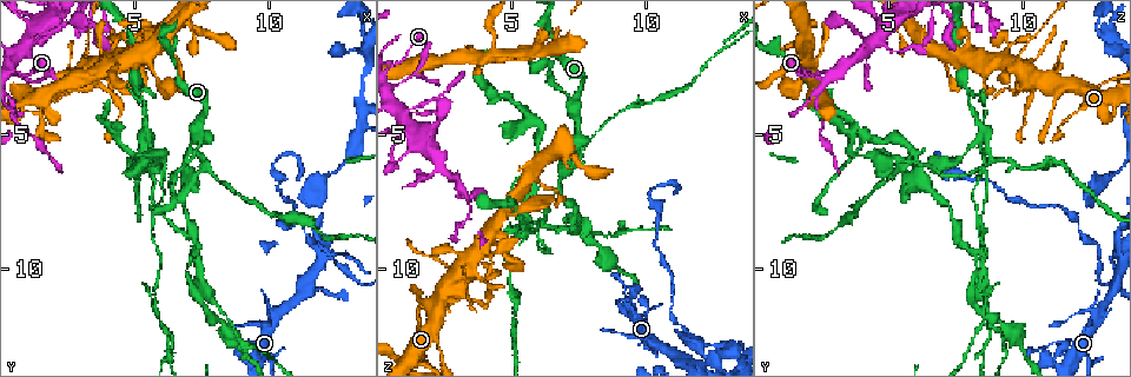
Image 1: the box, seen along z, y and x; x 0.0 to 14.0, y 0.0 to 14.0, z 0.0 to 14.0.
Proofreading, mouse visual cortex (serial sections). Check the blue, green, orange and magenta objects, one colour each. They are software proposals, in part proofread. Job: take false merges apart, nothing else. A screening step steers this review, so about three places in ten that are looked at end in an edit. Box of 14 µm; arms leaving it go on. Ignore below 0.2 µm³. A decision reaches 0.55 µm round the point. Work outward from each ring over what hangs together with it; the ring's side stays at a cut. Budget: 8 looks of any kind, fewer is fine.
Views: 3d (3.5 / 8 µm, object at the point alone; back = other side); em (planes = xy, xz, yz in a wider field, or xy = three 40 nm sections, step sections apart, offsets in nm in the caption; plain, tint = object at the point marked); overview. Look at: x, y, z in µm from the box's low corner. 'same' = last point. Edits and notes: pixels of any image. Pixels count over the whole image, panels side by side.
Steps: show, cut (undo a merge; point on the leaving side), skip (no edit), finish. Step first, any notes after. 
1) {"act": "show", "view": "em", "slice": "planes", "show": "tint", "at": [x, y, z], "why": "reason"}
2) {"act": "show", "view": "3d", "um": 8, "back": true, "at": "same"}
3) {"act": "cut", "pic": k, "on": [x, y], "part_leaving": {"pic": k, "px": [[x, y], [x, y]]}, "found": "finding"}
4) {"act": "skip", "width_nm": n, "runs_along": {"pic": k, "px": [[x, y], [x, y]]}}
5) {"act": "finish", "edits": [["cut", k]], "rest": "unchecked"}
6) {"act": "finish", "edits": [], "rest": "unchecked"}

{"act": "show", "view": "3d", "um": 3.5, "at": [1.5, 1.1, 4.9], "why": "small branch off a trunk"}

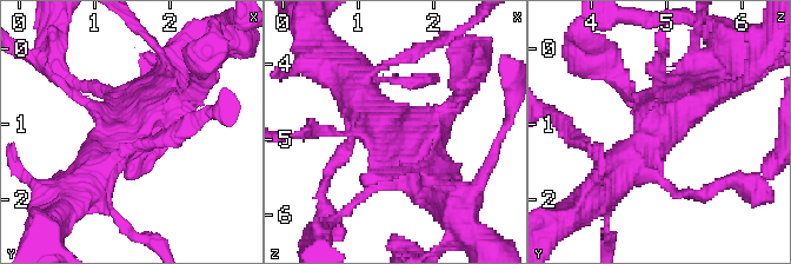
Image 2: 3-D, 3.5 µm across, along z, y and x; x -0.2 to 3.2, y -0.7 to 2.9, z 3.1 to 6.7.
{"act": "show", "view": "em", "slice": "xy", "step": 1, "show": "tint", "at": [1.55, 1.05, 4.95]}

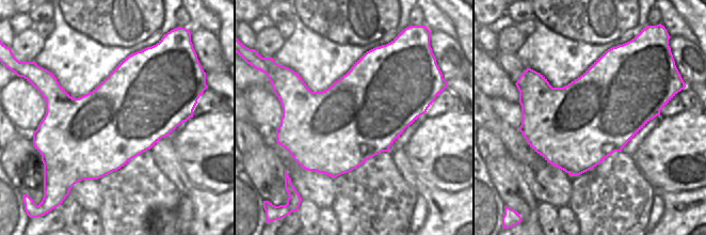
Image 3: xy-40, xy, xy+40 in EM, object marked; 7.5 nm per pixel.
{"act": "skip", "found": "continuous, no second cell"}

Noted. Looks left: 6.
{"act": "show", "view": "3d", "um": 8, "at": [3.1, 2.5, 9.7], "why": "side arm on a straight run"}

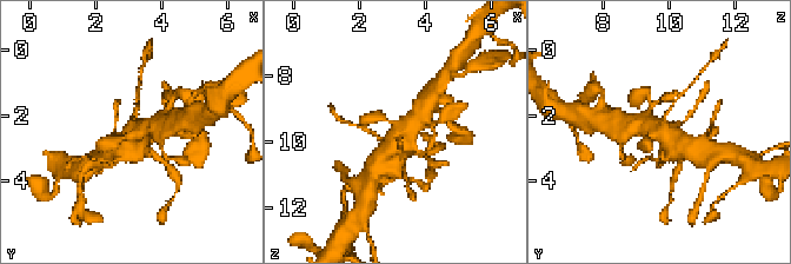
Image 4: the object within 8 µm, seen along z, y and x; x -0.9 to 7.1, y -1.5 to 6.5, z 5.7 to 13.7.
{"act": "show", "view": "3d", "um": 3.5, "back": true, "at": [3.1, 2.5, 9.9]}

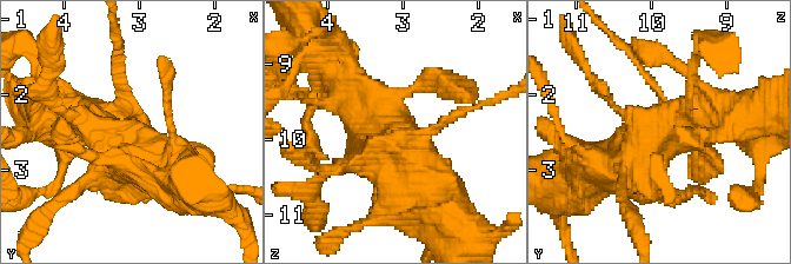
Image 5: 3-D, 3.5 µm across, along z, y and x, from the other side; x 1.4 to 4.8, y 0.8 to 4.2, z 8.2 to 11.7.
{"act": "show", "view": "em", "slice": "xy", "step": 2, "show": "tint", "at": [3.00, 2.45, 9.85], "why": "need the tissue"}

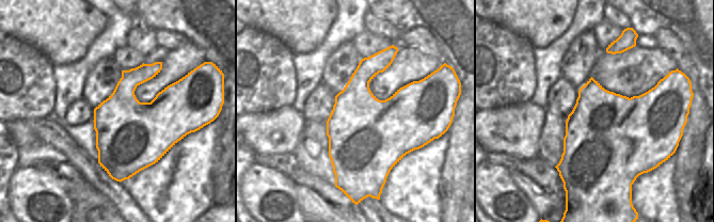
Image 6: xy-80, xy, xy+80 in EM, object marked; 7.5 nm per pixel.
{"act": "skip", "runs_along": {"pic": 5, "px": [[431, 189], [363, 117], [345, 80]]}, "found": "continuous, no second cell"}

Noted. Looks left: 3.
{"act": "show", "view": "3d", "um": 3.5, "at": [7.0, 6.5, 5.9], "why": "branch point"}

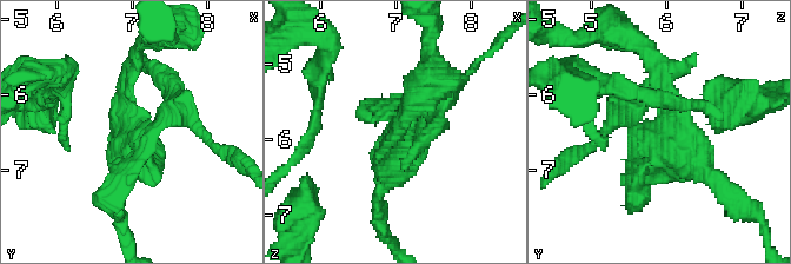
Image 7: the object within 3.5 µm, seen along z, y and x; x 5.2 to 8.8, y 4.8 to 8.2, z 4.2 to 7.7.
{"act": "show", "view": "em", "slice": "xy", "step": 5, "show": "tint", "at": [7.00, 6.55, 6.05]}

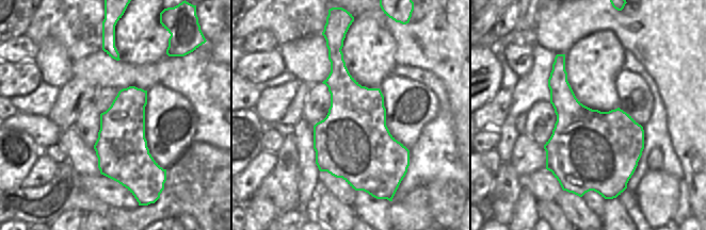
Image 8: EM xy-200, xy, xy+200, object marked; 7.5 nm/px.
{"act": "cut", "pic": 7, "on": [105, 195], "part_leaving": {"pic": 7, "px": [[148, 132], [180, 113], [227, 150]]}, "found": "two cells meet here"}

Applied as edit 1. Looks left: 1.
{"act": "finish", "edits": [["cut", 7]], "rest": "unchecked"}

